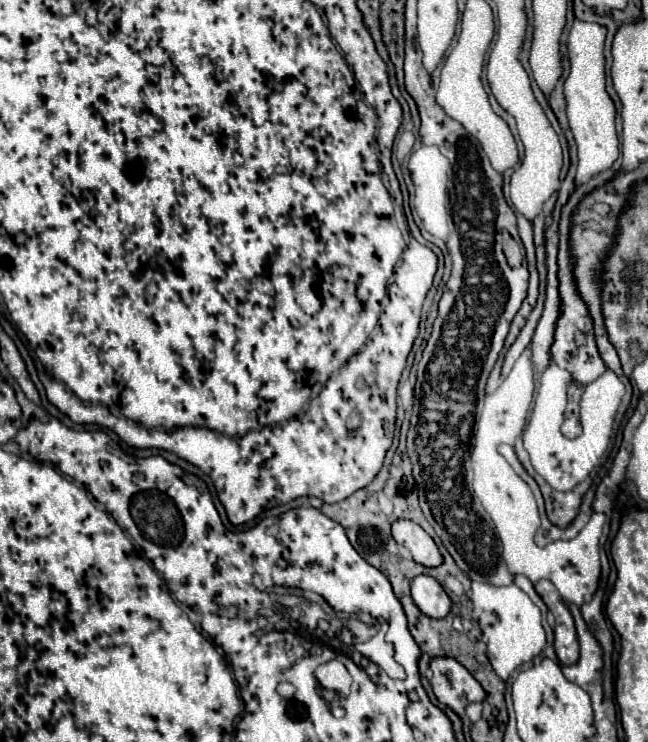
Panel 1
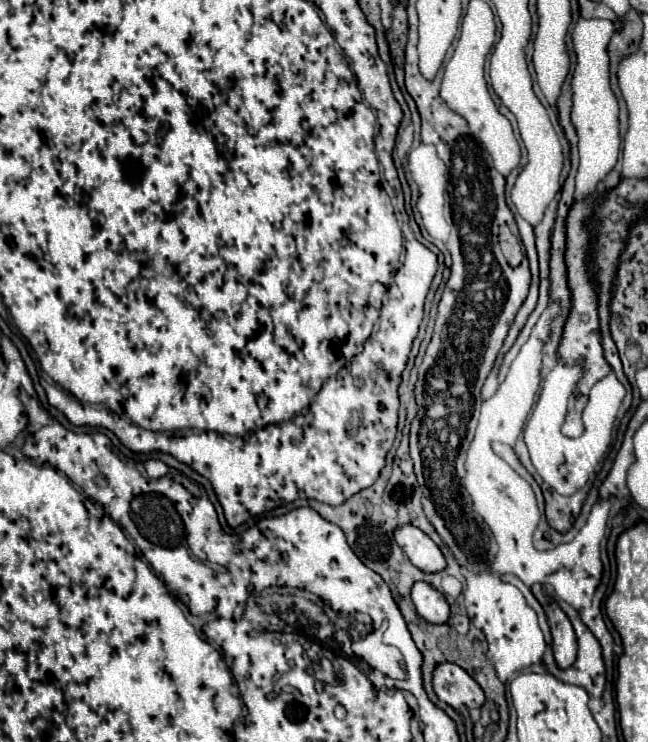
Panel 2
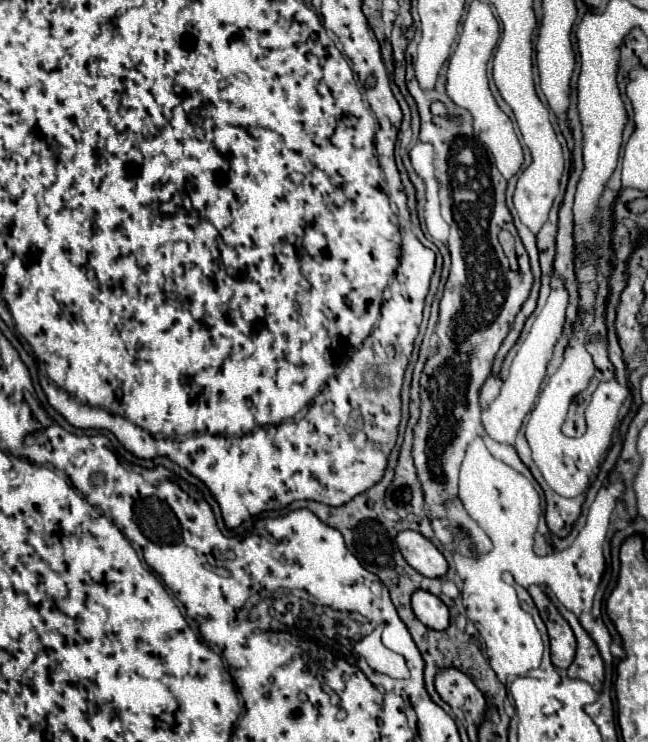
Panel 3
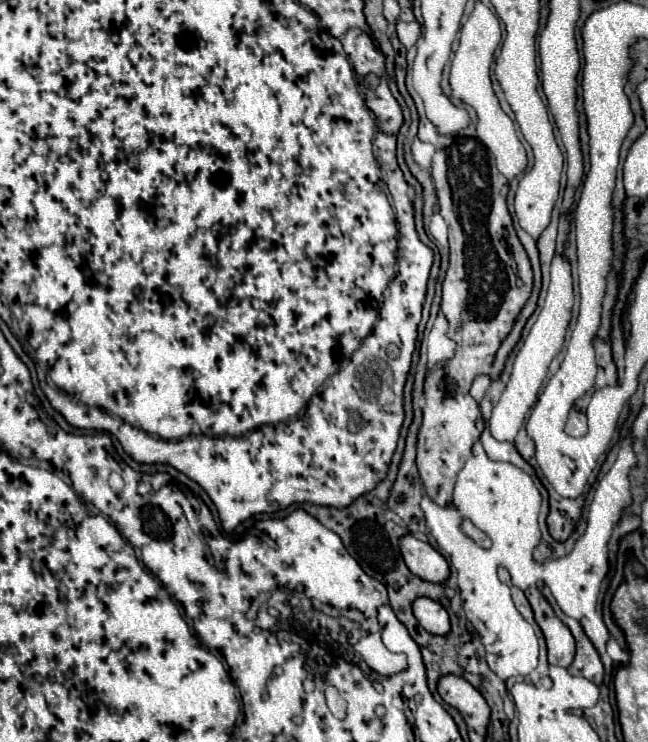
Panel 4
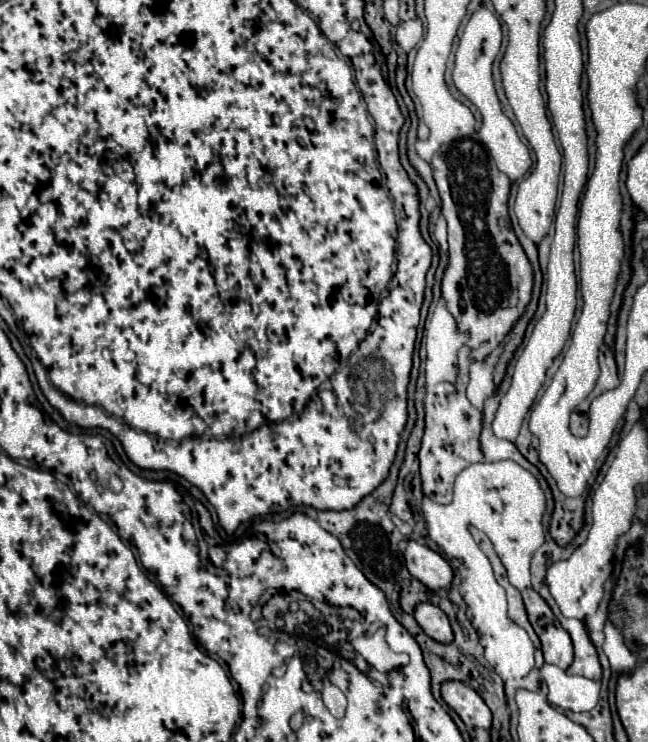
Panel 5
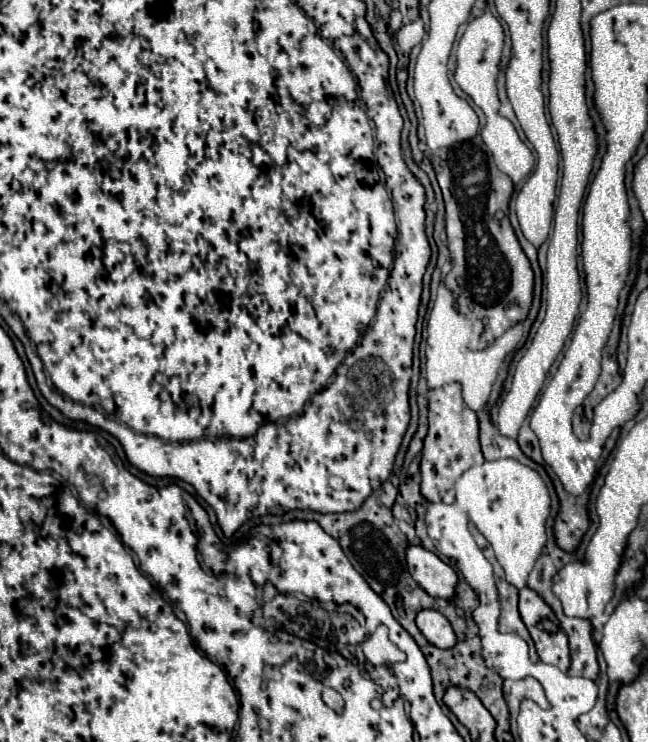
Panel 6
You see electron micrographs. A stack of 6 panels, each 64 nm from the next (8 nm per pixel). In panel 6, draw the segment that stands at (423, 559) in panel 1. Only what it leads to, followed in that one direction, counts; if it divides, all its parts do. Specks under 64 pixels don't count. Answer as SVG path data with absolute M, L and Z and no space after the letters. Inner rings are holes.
M410 546L406 552L408 572L424 592L432 598L452 600L456 596L458 576L456 572L444 564L434 552L424 550L422 546Z

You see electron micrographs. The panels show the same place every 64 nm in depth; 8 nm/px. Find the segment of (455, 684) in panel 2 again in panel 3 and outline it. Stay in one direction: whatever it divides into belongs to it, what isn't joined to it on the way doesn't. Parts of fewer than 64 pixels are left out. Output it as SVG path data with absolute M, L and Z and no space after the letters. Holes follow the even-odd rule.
M446 668L436 676L436 692L446 704L468 712L476 726L482 724L486 700L468 676L456 672L456 668Z

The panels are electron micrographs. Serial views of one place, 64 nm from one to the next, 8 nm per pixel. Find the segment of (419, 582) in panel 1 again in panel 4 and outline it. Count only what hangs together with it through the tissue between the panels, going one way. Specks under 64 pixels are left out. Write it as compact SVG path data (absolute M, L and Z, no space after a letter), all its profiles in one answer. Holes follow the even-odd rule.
M420 598L414 602L414 616L422 624L422 628L436 636L446 636L450 632L448 612L430 598Z

